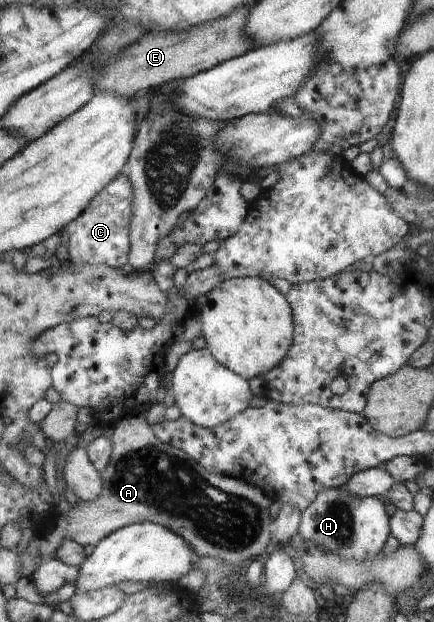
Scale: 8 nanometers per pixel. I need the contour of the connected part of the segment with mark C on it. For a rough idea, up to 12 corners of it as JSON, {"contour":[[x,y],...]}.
{"contour":[[121,173],[67,225],[70,262],[130,261],[134,190]]}

